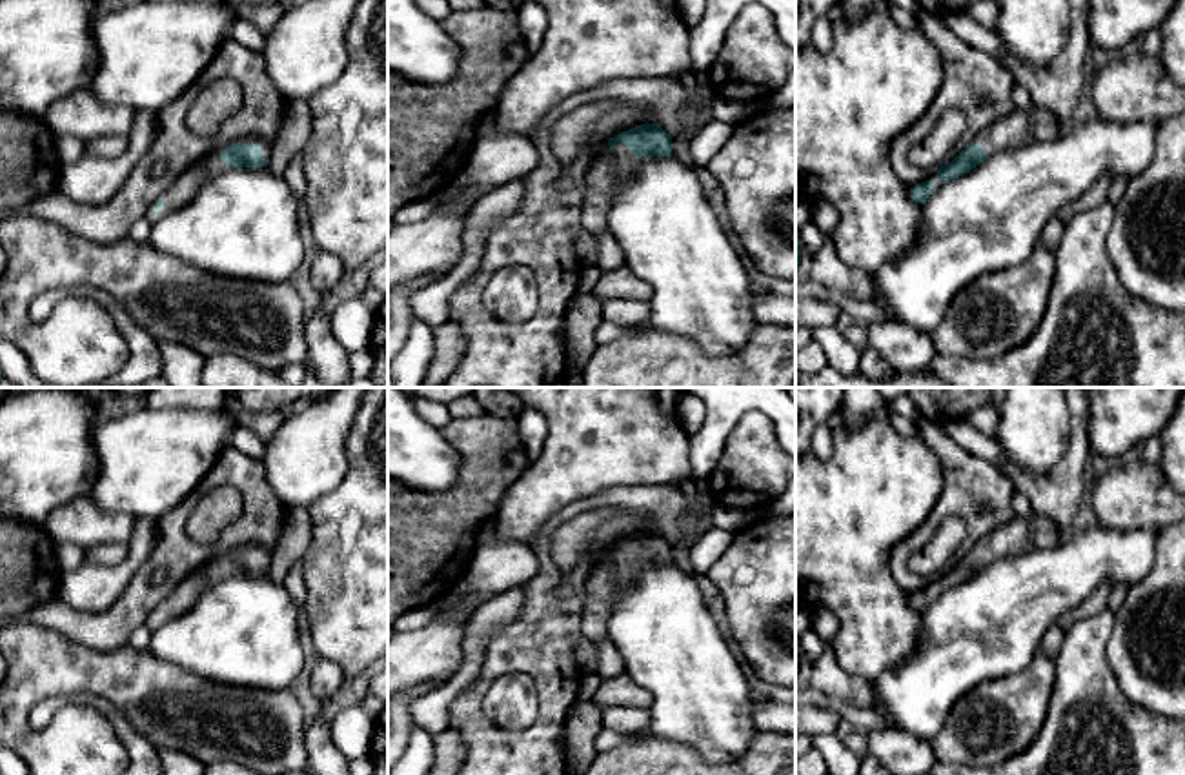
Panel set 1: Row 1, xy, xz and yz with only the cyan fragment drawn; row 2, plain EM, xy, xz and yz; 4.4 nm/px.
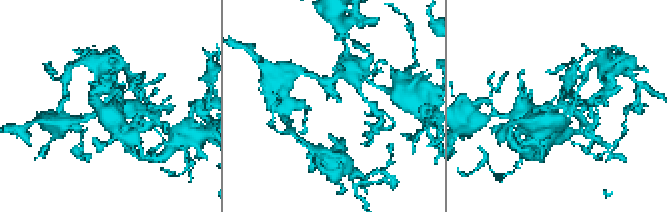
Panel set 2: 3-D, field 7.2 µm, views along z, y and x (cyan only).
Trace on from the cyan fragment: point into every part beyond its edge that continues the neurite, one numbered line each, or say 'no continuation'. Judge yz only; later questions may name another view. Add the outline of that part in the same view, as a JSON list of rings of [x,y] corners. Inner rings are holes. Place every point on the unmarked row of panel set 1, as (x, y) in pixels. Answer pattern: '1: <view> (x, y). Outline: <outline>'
1: yz (1022, 533). Outline: [[[1032,511],[1028,517],[1014,517],[1007,524],[994,528],[972,549],[983,553],[990,566],[1005,557],[1054,548],[1059,540],[1061,535],[1054,522]]]

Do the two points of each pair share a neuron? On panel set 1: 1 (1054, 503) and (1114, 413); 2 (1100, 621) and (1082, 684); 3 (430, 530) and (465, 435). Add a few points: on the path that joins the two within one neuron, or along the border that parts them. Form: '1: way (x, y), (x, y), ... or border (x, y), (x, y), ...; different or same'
1: border (1089, 406), (1091, 453); different
2: way (1087, 637), (1082, 668); same
3: way (454, 506), (470, 490), (470, 459); same

